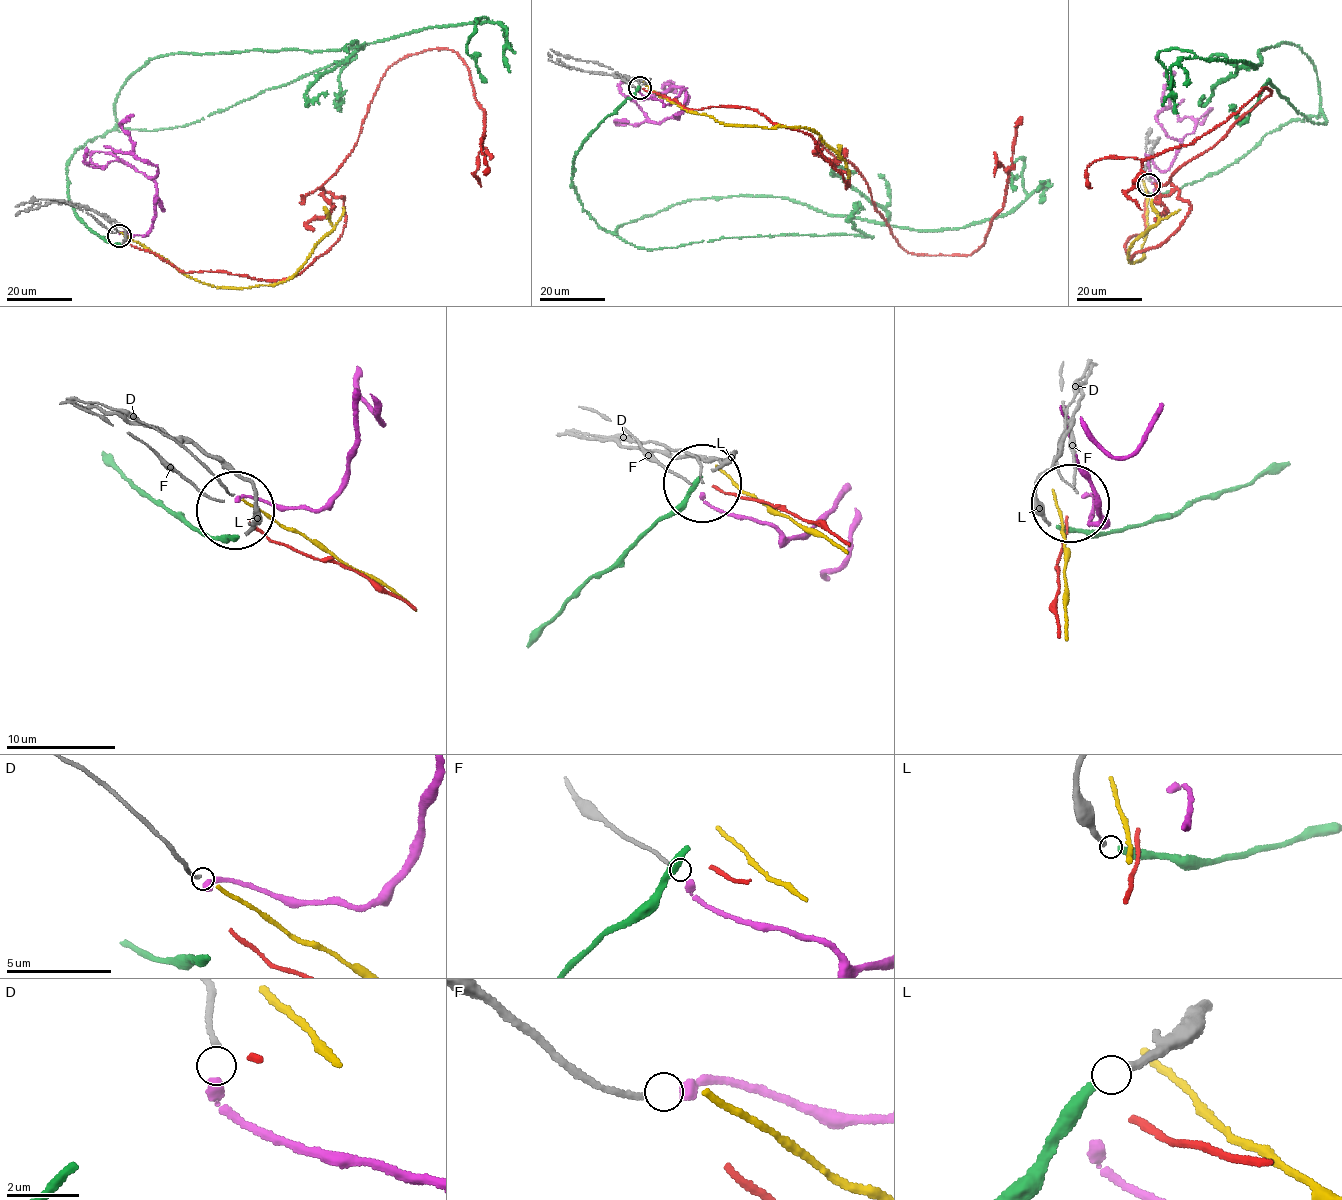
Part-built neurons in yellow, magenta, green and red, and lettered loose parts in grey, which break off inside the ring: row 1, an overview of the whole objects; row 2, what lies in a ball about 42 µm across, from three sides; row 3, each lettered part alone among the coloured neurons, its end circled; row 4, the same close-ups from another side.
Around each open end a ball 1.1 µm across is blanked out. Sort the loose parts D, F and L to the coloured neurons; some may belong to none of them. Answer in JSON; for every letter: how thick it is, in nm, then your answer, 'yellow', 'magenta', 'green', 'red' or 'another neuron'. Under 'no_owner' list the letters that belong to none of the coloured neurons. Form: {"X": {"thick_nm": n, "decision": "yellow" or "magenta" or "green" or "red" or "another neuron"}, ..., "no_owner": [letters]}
{"D": {"thick_nm": 140, "decision": "another neuron"}, "F": {"thick_nm": 170, "decision": "magenta"}, "L": {"thick_nm": 240, "decision": "green"}, "no_owner": ["D"]}

